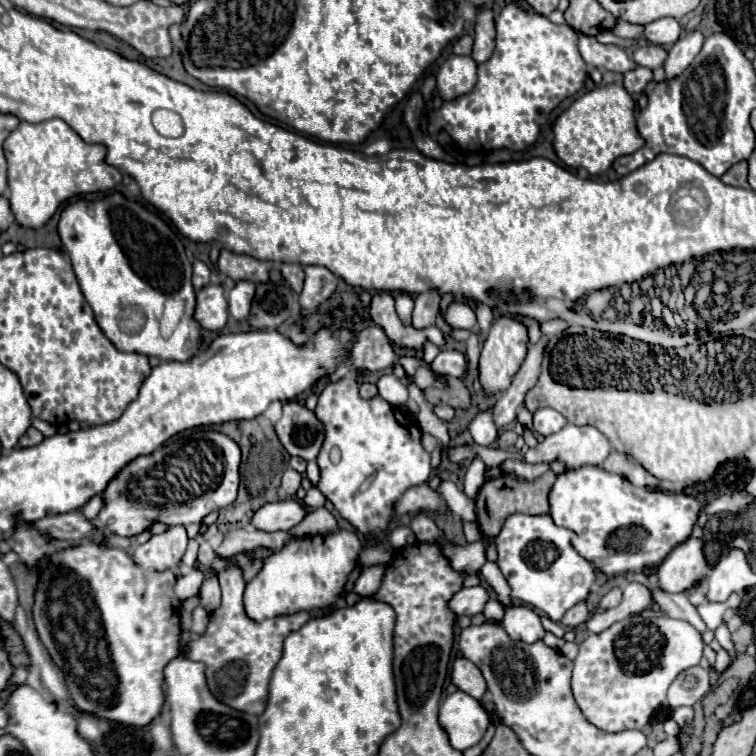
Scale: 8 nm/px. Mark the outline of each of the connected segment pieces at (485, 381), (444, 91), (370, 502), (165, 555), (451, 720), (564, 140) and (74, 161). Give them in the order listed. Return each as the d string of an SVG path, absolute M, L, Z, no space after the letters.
M500 316L492 322L490 334L480 352L480 380L488 396L502 394L504 390L508 390L512 376L518 372L518 368L526 358L526 350L528 350L528 328L520 320L510 316Z
M450 56L440 64L436 82L444 100L466 94L476 84L476 62L470 56Z
M340 378L338 382L328 382L318 396L316 416L326 426L326 440L318 454L320 484L318 490L334 504L338 514L348 520L354 528L368 534L372 530L382 530L388 526L392 516L392 504L410 486L424 484L432 472L430 454L420 444L420 428L414 416L390 406L380 396L362 400L358 396L358 382L354 378Z
M170 526L164 534L154 534L134 552L134 562L150 570L166 570L180 564L186 550L188 534L184 526Z
M456 690L454 694L446 696L440 706L440 724L448 732L450 744L462 752L482 740L490 718L476 698Z
M616 84L590 90L576 98L554 122L554 152L570 168L584 168L590 176L598 176L610 170L618 156L634 154L644 142L636 134L634 100Z
M20 122L4 142L4 156L8 160L10 206L16 222L26 228L44 226L66 198L112 190L122 180L120 170L106 162L106 148L84 142L66 122Z

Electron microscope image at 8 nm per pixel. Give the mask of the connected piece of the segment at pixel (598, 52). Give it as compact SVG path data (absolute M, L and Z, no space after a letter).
M580 36L578 50L586 60L586 64L596 68L606 68L610 72L620 72L620 74L626 74L636 68L636 62L622 48L600 44L592 36Z

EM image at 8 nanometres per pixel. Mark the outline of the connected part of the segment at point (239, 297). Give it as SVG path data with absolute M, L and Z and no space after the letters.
M238 280L234 284L234 288L228 292L228 308L230 308L230 314L236 318L236 320L244 320L248 318L248 312L250 312L250 302L254 298L254 290L256 286L248 280Z

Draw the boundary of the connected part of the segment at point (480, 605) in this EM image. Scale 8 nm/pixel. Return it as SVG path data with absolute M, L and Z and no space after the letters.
M474 586L474 588L462 588L458 594L454 594L454 598L450 600L450 610L466 616L474 616L480 614L486 606L486 602L490 600L490 594L484 586Z

